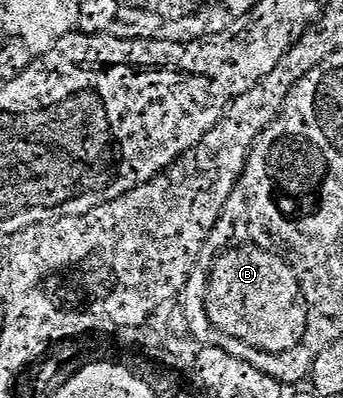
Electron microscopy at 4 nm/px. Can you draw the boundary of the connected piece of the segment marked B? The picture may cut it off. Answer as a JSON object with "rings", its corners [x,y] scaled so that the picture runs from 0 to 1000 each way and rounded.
{"rings":[[[679,616],[641,633],[609,691],[609,724],[598,731],[598,791],[609,812],[659,854],[717,862],[758,882],[799,892],[837,877],[860,877],[883,857],[895,827],[895,756],[860,686],[802,636],[770,631],[735,616]]]}

